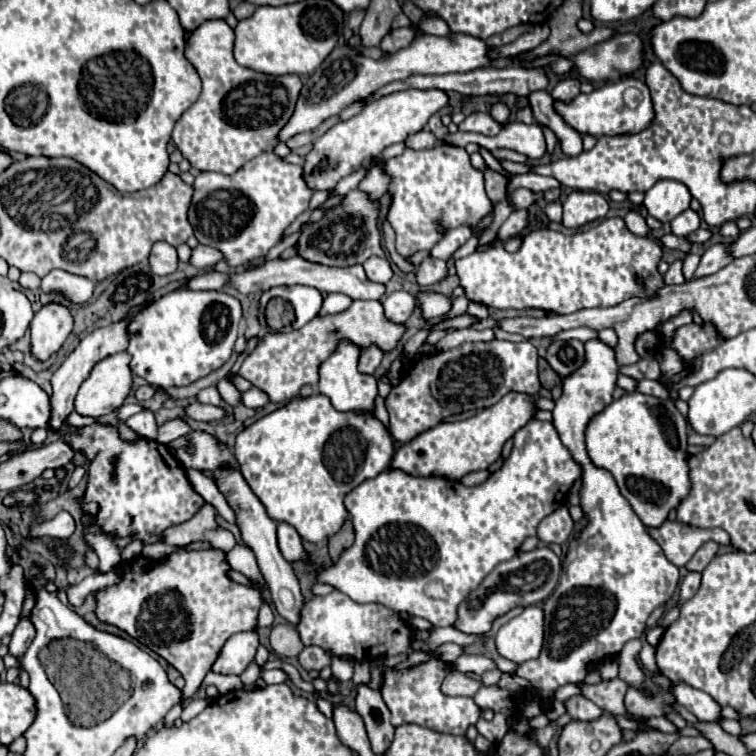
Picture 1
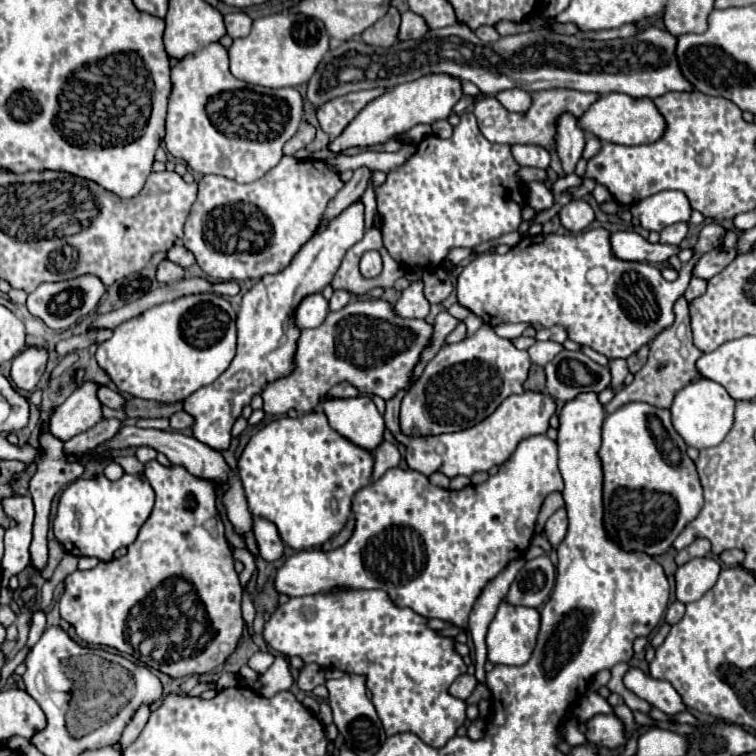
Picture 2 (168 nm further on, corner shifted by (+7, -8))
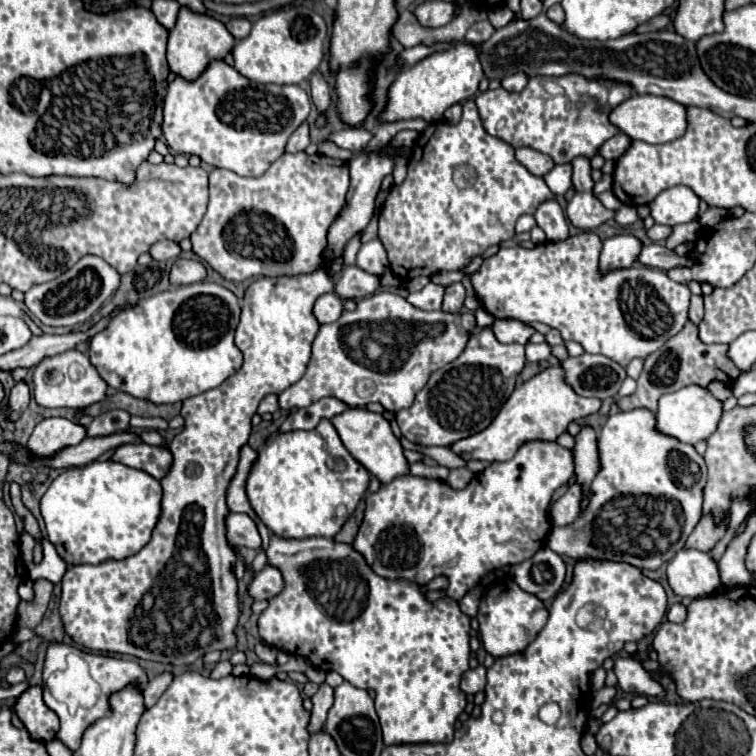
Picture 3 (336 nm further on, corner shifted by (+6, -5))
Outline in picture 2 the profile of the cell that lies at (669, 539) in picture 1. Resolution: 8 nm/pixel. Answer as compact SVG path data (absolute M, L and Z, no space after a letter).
M724 550L718 558L720 558L726 566L740 566L742 560L744 560L744 552L742 552L742 550Z

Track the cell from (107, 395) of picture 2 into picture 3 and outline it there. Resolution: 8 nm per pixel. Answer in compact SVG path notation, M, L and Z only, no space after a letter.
M69 349L61 355L45 357L33 369L33 397L43 407L71 407L83 409L105 397L107 383L99 377L97 369L89 363L89 357L77 349Z

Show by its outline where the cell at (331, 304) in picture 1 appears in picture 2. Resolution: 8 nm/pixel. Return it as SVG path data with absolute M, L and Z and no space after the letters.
M334 290L332 298L330 298L330 310L332 310L332 312L342 310L348 302L350 302L350 294L348 294L348 292L344 292L344 290Z

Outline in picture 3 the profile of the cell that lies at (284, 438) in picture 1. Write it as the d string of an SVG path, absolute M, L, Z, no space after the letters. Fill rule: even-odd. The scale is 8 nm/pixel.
M323 419L313 431L281 433L267 441L267 447L259 451L259 459L249 473L247 497L257 517L279 537L335 537L353 515L367 485L369 473L345 449L333 423ZM329 457L343 459L345 469L329 469Z

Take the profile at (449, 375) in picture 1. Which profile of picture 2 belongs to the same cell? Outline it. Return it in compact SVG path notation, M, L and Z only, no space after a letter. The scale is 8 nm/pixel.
M484 324L472 338L458 344L444 344L428 362L422 376L402 400L400 432L406 436L426 436L470 428L490 416L508 396L522 394L528 370L528 352L516 350L510 340L496 336Z

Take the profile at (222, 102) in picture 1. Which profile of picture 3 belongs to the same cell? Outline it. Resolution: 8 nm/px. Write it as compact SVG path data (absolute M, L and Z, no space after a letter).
M213 61L205 73L189 83L175 77L165 95L163 135L175 153L199 155L203 163L231 169L245 177L263 175L285 153L289 135L307 119L309 95L299 85L251 85L235 67Z

